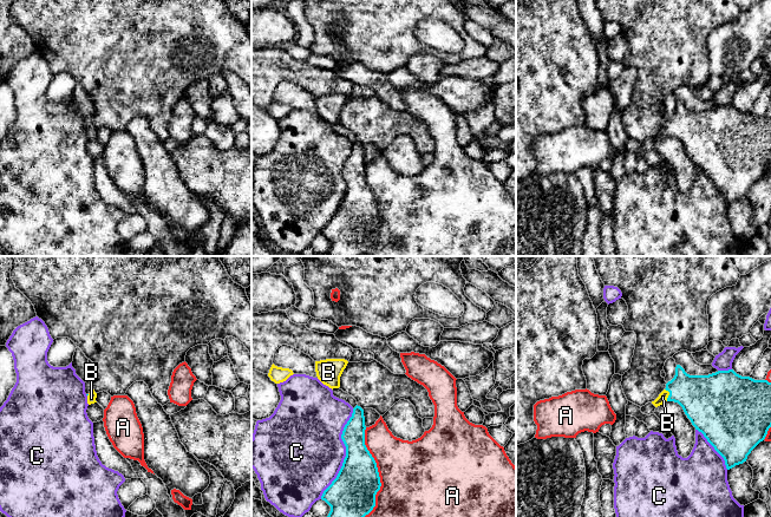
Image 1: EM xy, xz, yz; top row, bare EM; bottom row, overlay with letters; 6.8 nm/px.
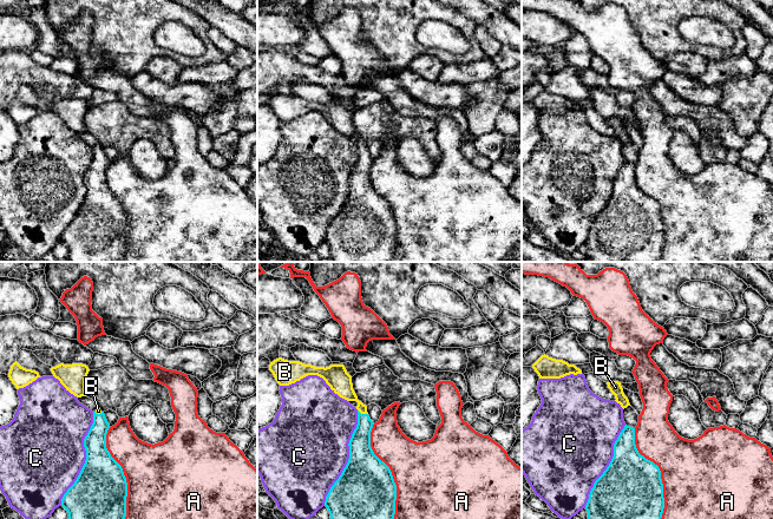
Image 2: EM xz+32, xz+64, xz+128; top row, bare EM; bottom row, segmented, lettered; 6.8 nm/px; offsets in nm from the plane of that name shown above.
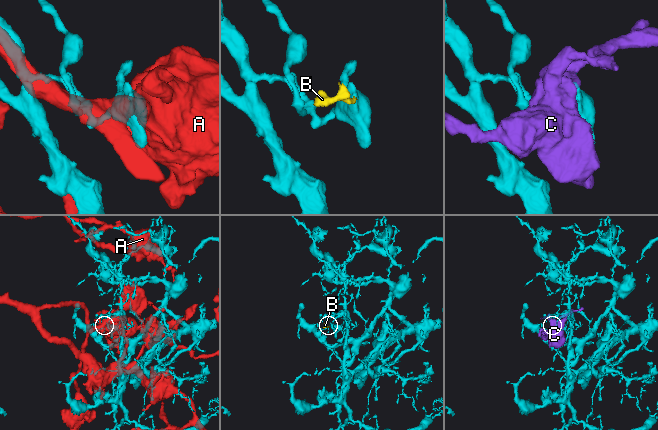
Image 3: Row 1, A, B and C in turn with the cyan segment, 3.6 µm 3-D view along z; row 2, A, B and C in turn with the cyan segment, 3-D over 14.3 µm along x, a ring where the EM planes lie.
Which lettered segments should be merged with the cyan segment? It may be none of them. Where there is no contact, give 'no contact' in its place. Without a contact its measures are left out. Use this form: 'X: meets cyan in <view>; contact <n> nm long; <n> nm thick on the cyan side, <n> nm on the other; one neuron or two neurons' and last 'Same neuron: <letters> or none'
A: meets cyan in xz; contact 650 nm long; 320 nm thick on the cyan side, 480 nm on the other; two neurons
B: meets cyan in yz; contact 90 nm long; 340 nm thick on the cyan side, 70 nm on the other; one neuron
C: meets cyan in xz; contact 650 nm long; 300 nm thick on the cyan side, 480 nm on the other; two neurons
Same neuron: B

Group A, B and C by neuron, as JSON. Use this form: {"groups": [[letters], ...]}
{"groups": [["A"], ["B"], ["C"]]}

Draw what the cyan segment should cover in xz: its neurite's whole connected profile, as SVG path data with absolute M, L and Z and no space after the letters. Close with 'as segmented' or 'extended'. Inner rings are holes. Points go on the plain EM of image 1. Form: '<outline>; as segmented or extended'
M357 140L341 170L346 182L342 202L321 231L331 242L329 256L361 256L375 242L381 218L377 198L365 181L365 165L364 145Z; as segmented

